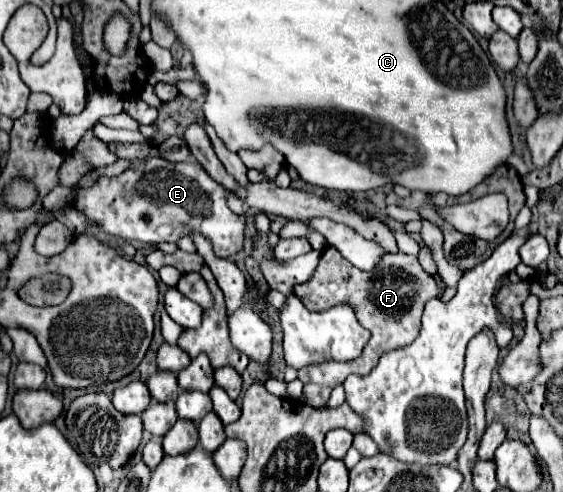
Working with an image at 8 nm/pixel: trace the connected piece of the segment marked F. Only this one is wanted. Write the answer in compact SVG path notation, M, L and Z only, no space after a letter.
M325 247L315 275L303 285L297 285L295 295L303 301L303 305L309 311L323 311L333 305L347 303L355 309L357 321L371 333L369 343L365 345L363 353L357 359L345 361L345 363L325 361L321 365L311 365L299 371L305 403L317 409L329 401L331 391L337 385L341 385L347 375L351 373L367 375L377 365L383 353L401 349L409 345L411 341L415 341L415 337L419 335L423 305L427 299L433 299L439 295L439 287L435 285L433 277L423 271L423 267L419 265L419 259L413 255L387 253L373 271L361 271L355 265L351 265L335 247Z

